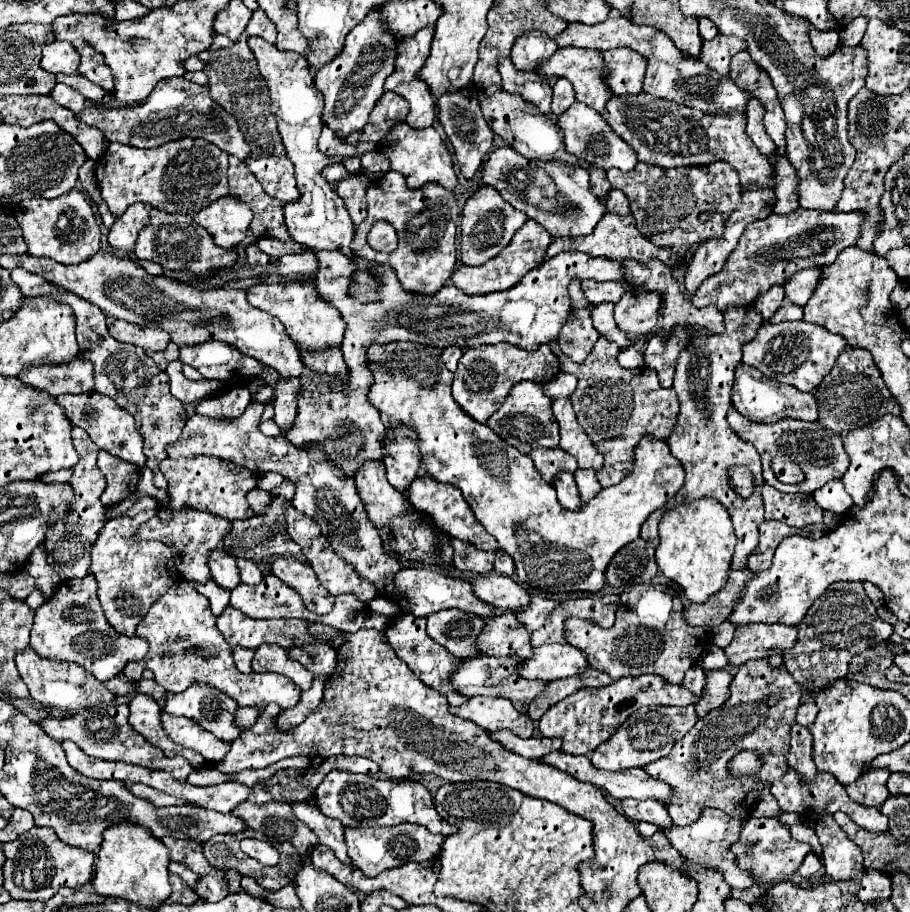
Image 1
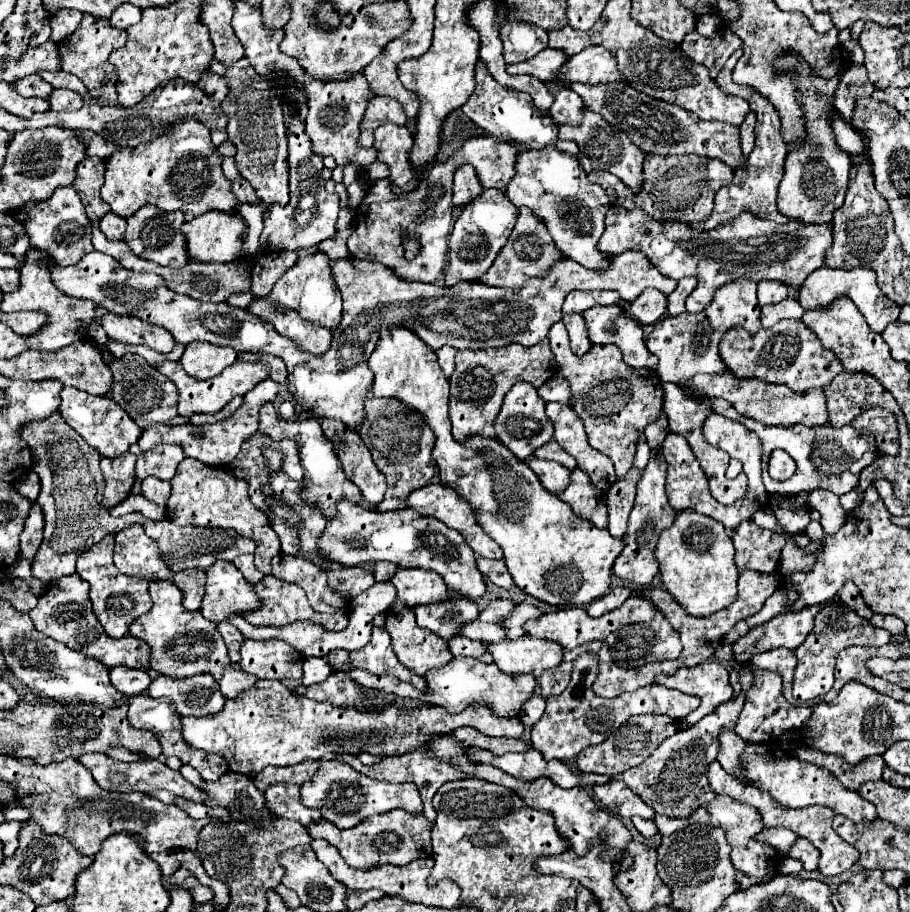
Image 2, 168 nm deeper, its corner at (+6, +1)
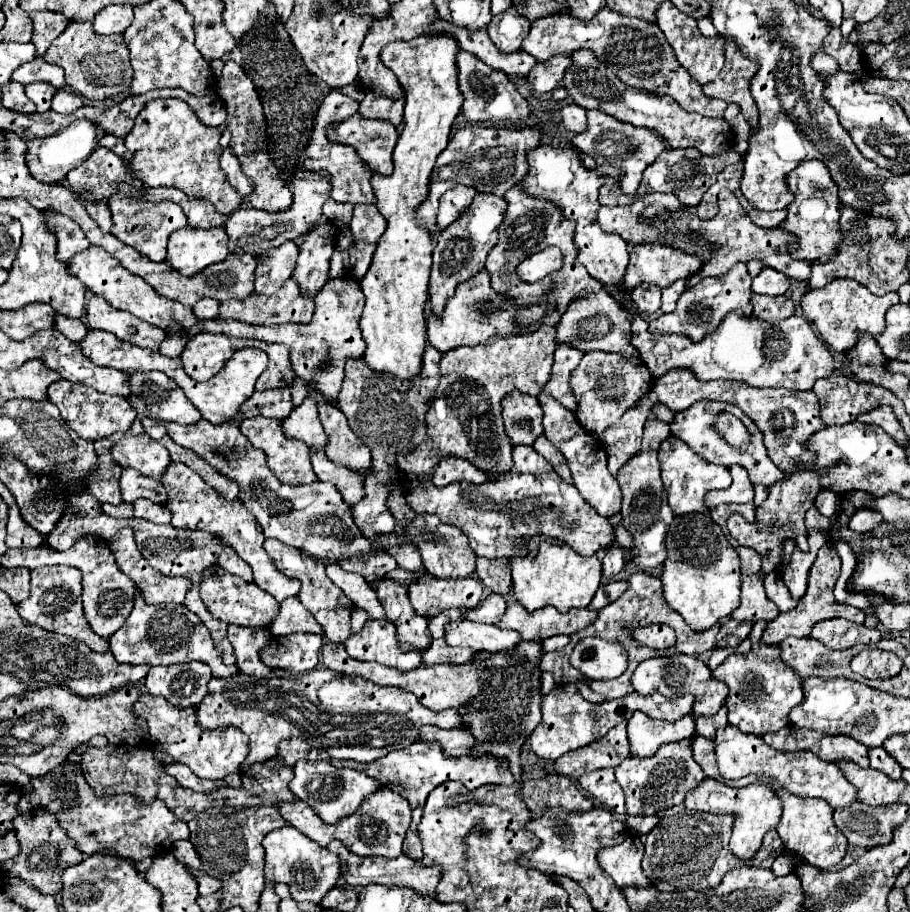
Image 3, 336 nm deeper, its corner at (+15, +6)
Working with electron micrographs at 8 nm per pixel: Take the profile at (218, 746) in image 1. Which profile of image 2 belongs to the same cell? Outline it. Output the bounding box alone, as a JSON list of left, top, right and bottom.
[182,681,524,775]

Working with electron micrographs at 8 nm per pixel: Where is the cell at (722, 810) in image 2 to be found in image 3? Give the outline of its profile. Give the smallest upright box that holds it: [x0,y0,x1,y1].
[678,778,781,860]

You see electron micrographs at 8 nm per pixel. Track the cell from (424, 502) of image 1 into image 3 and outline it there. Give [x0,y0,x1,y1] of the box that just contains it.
[407,470,615,558]

